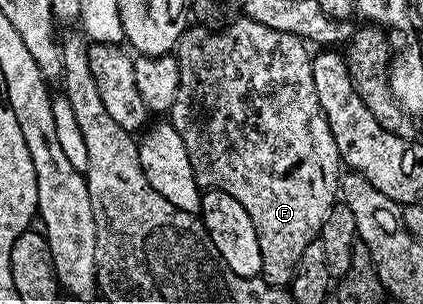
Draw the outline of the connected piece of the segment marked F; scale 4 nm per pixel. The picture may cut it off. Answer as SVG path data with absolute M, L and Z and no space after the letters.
M243 16L237 17L237 19L237 22L230 23L225 30L216 30L213 34L211 34L211 32L204 26L196 26L193 30L192 27L185 29L183 36L181 36L179 42L176 43L176 49L174 51L174 57L178 64L178 72L180 75L178 76L178 92L174 96L174 104L170 111L170 121L174 128L177 129L178 135L182 136L183 143L186 144L187 155L190 156L190 168L194 172L194 180L196 183L205 191L221 190L230 196L234 196L234 200L238 200L238 204L242 204L242 208L246 208L246 216L250 216L250 220L254 224L256 235L258 236L258 248L262 252L262 268L260 269L260 274L268 285L284 288L291 283L298 260L302 260L302 252L306 252L306 244L317 241L322 224L326 220L326 216L332 211L332 207L337 205L338 187L342 177L342 163L340 160L340 153L338 152L338 144L334 144L334 136L330 132L330 124L326 120L326 116L318 104L318 92L314 92L314 72L312 71L313 55L311 53L308 54L309 47L306 45L304 39L294 36L290 32L278 32L274 28L266 28L266 24L258 24L254 20L250 20Z

